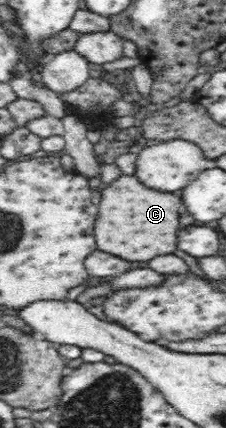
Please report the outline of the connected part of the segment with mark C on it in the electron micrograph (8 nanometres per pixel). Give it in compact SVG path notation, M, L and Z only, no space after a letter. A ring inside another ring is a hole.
M124 174L122 179L118 178L118 183L110 185L108 189L102 191L98 223L94 223L96 245L100 251L112 253L126 261L150 261L156 255L172 253L172 251L176 251L176 233L180 227L180 221L178 221L180 207L182 207L180 197L176 197L172 193L150 191L148 187L142 187L142 183L138 183L138 179L134 175Z

